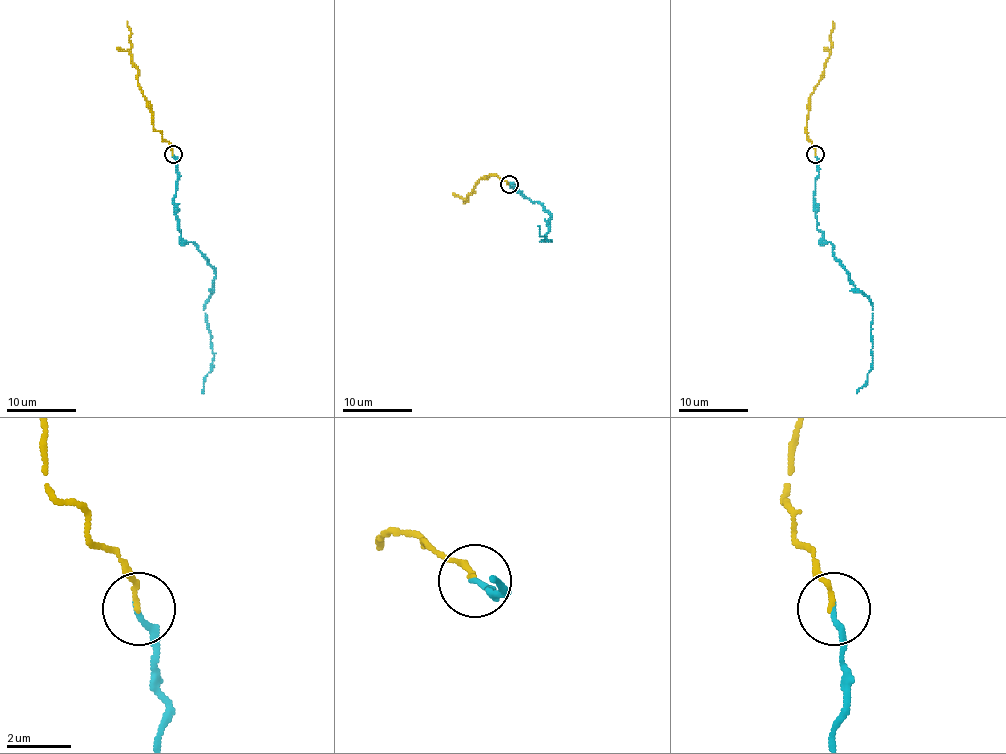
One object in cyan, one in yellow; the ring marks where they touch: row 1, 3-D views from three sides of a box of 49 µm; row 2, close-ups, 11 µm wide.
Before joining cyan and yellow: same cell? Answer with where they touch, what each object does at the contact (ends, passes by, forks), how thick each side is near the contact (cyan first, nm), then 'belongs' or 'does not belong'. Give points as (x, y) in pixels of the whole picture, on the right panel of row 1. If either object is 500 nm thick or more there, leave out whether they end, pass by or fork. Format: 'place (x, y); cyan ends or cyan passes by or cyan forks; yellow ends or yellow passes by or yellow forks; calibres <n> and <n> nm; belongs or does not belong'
place (815, 154); cyan ends; yellow ends; calibres 170 and 140 nm; does not belong

